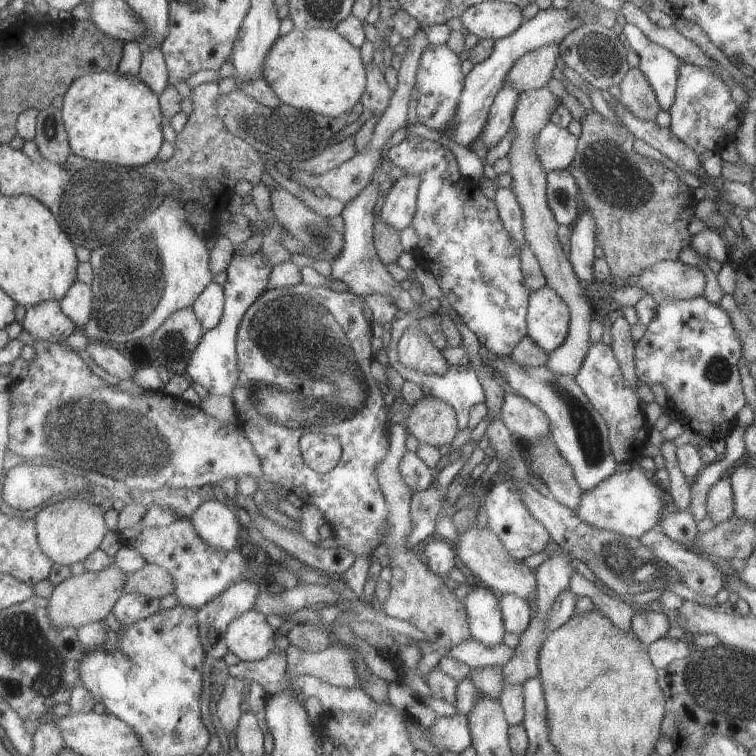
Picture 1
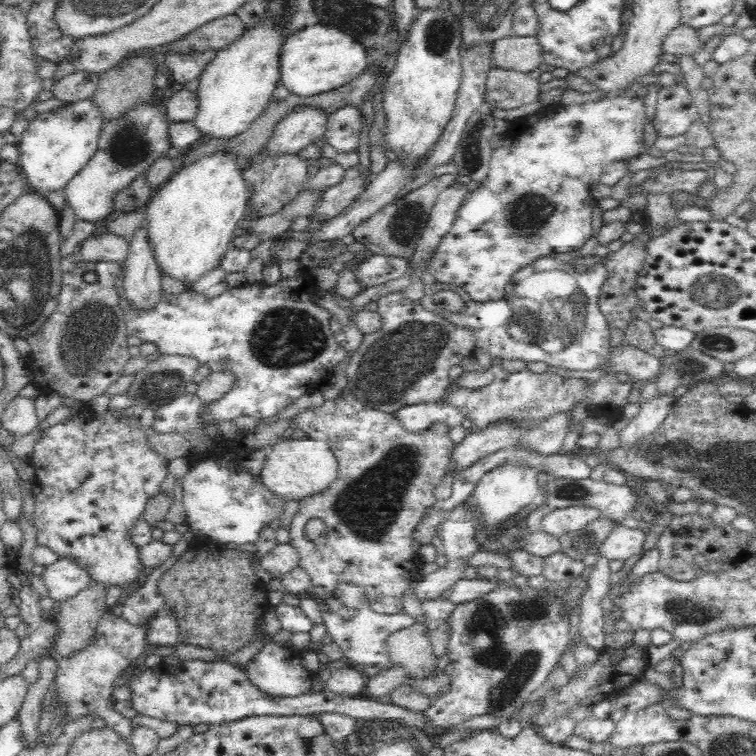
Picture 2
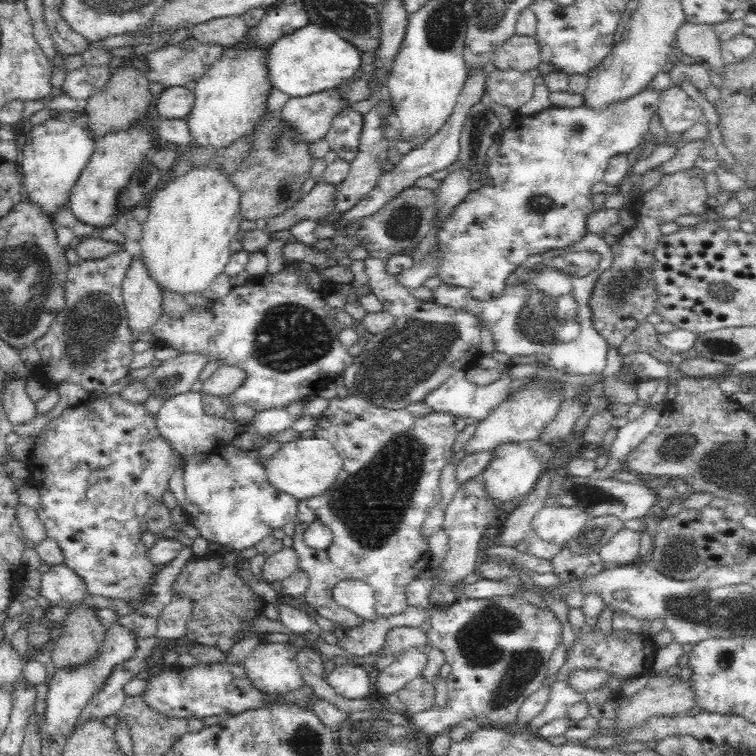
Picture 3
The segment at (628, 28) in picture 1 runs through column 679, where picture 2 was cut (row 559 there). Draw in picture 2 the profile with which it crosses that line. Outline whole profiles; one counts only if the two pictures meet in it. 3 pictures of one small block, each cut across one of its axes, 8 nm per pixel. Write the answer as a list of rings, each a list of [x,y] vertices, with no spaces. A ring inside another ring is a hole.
[[[61,557],[46,567],[41,578],[54,601],[74,598],[92,583],[85,568]]]

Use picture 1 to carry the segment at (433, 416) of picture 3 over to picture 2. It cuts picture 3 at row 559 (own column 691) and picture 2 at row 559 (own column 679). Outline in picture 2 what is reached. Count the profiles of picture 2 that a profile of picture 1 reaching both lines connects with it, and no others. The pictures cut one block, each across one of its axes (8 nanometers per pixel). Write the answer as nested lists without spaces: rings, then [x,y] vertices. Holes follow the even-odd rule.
[[[347,389],[337,398],[325,400],[321,406],[312,407],[294,417],[291,426],[297,424],[308,438],[326,442],[338,459],[338,478],[320,494],[298,501],[298,511],[292,516],[292,526],[289,528],[289,543],[299,554],[299,567],[309,574],[311,580],[309,588],[305,590],[308,598],[325,602],[329,612],[350,620],[355,615],[354,611],[332,596],[338,583],[350,582],[364,587],[374,611],[382,614],[402,612],[403,592],[425,569],[412,536],[424,514],[436,504],[434,492],[448,471],[455,448],[448,423],[435,420],[429,422],[424,432],[411,432],[404,427],[396,413],[373,409]],[[312,518],[320,518],[326,523],[324,538],[318,542],[308,542],[303,533],[306,523]]]

